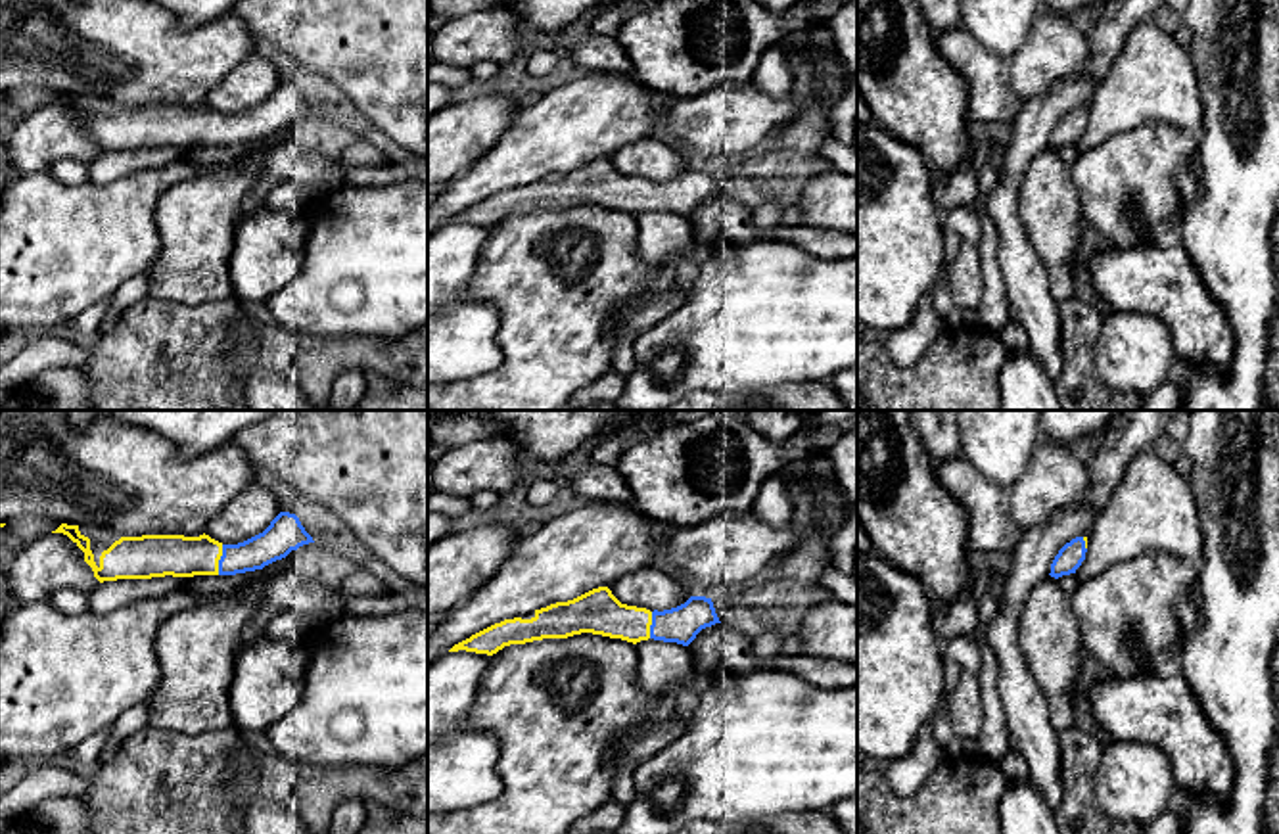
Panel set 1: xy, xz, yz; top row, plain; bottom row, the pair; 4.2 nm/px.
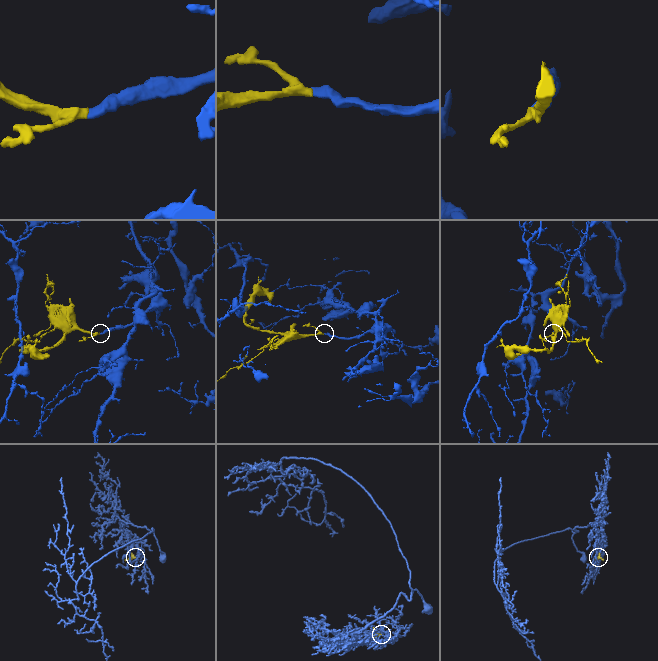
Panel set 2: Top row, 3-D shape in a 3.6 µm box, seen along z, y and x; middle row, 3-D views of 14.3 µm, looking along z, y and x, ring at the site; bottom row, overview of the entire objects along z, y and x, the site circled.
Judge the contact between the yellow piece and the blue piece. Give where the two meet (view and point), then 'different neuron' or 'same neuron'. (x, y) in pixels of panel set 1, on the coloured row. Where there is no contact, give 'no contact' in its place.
xy (219, 558) | same neuron

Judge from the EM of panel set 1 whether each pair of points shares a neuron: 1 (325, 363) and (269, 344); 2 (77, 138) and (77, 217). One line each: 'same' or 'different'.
1: same
2: different

